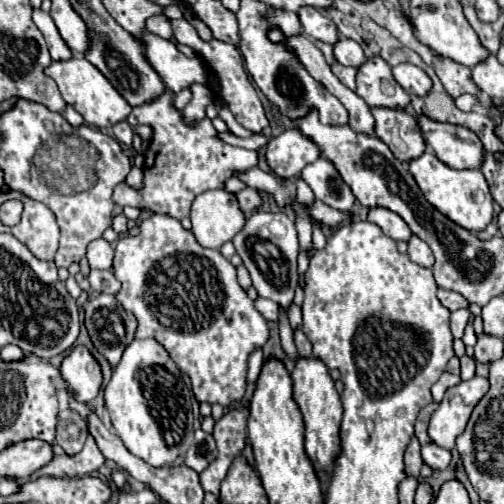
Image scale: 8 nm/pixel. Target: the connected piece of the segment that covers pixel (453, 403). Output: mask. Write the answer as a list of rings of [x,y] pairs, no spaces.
[[[480,375],[450,387],[438,409],[432,413],[428,427],[430,439],[444,449],[454,449],[456,437],[466,429],[472,409],[488,393],[488,389],[490,381]]]

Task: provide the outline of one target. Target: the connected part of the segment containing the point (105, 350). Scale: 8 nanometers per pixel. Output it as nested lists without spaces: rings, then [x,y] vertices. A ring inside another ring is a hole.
[[[98,295],[84,305],[86,329],[96,343],[96,349],[110,361],[112,367],[118,365],[124,349],[132,343],[138,321],[128,313],[114,295]]]

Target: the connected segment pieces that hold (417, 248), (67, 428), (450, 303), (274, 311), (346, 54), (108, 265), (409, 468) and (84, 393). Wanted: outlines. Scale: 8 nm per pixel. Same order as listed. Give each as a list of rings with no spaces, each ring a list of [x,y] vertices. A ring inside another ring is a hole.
[[[412,235],[412,239],[408,241],[408,257],[420,265],[420,267],[426,267],[426,269],[432,269],[434,265],[434,255],[432,251],[428,249],[428,245],[424,241],[420,241],[416,235]]]
[[[70,407],[62,409],[58,415],[56,445],[66,453],[78,453],[84,447],[86,437],[88,437],[88,425],[80,417],[80,413]]]
[[[438,288],[437,297],[442,305],[448,307],[450,311],[456,311],[456,309],[466,309],[466,307],[468,307],[468,301],[466,301],[462,295],[454,293],[454,291]]]
[[[258,299],[254,305],[256,305],[256,309],[260,311],[260,315],[262,315],[266,321],[274,321],[274,323],[278,323],[278,319],[280,319],[280,307],[278,307],[274,301]]]
[[[340,37],[334,43],[334,57],[338,63],[350,65],[350,67],[360,67],[366,59],[362,47],[354,39],[346,39],[346,37]]]
[[[96,239],[88,245],[88,251],[86,251],[86,257],[88,257],[88,263],[90,263],[90,269],[112,269],[112,259],[114,259],[114,249],[108,241],[104,239]]]
[[[416,435],[412,437],[410,445],[406,447],[404,465],[406,465],[406,475],[412,475],[412,477],[418,477],[418,475],[420,475],[422,455],[420,455],[420,443],[418,443],[418,437],[416,437]]]
[[[76,345],[60,365],[62,377],[68,383],[68,393],[82,403],[96,399],[102,387],[102,369],[94,355],[84,347]]]

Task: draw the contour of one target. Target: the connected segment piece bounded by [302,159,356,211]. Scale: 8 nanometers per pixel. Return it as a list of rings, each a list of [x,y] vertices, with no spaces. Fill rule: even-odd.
[[[318,159],[314,163],[308,163],[302,169],[302,179],[310,185],[316,199],[324,201],[326,205],[340,211],[352,209],[356,197],[352,195],[350,187],[342,181],[342,177],[336,173],[330,161]]]

